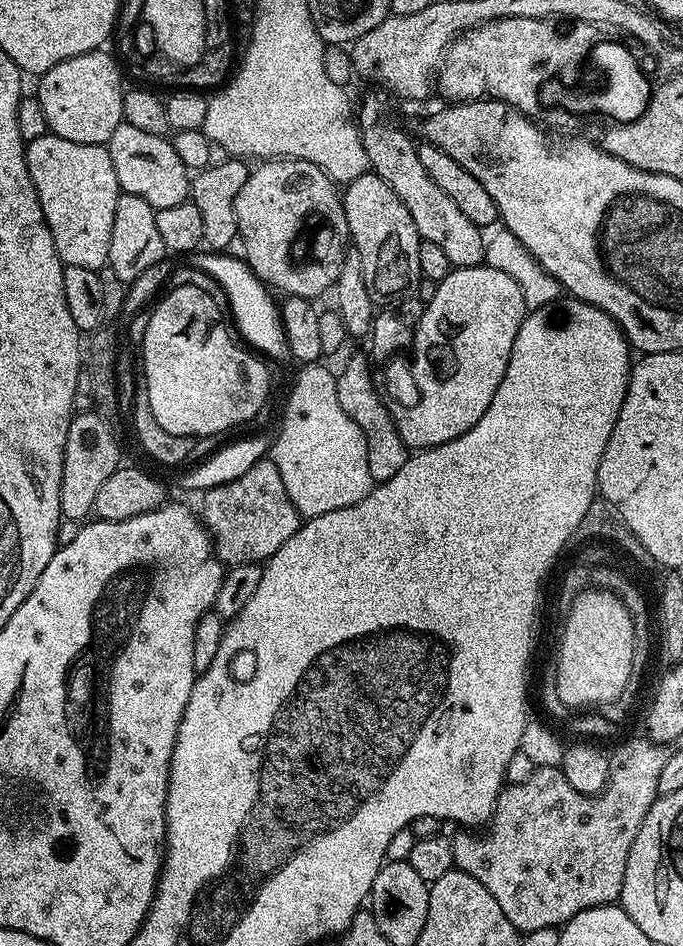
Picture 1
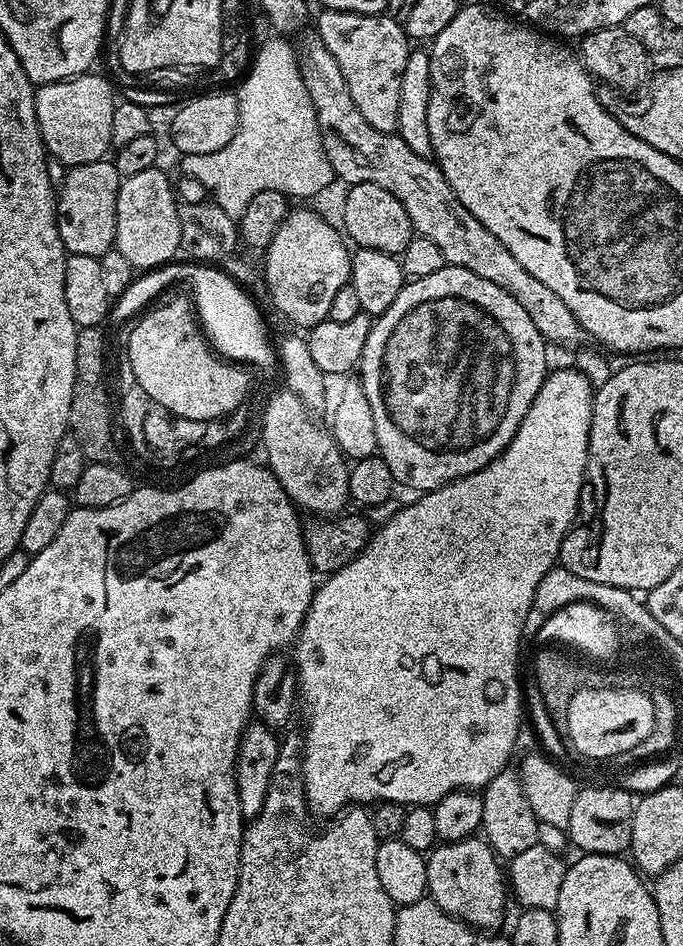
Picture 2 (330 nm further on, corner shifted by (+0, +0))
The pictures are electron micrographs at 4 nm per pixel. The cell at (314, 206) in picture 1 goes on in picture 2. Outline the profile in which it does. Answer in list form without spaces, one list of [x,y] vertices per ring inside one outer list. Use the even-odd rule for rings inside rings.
[[[293,207],[289,211],[263,256],[262,271],[268,285],[268,300],[300,330],[313,328],[318,322],[327,320],[330,301],[350,282],[352,258],[349,245],[342,239],[337,225],[335,228],[330,221],[323,220],[308,208]]]

